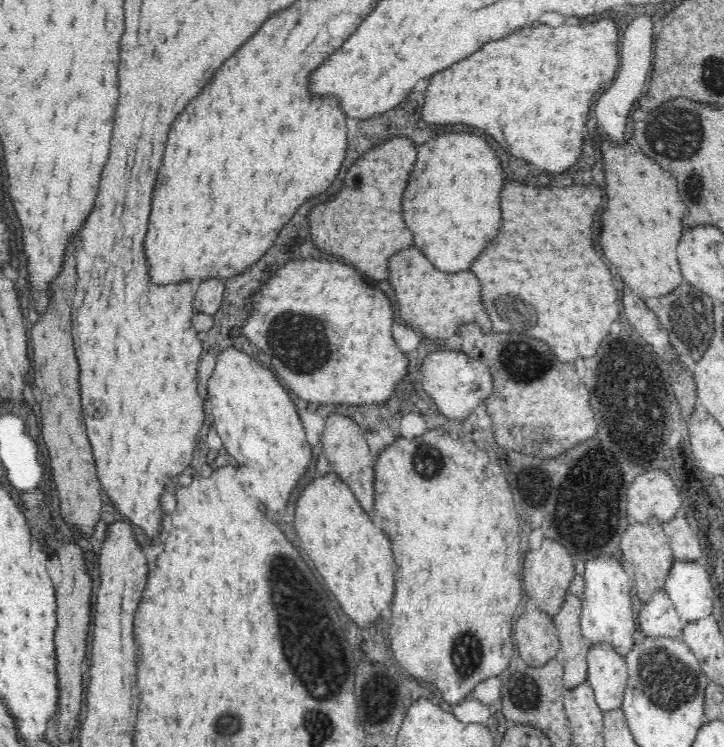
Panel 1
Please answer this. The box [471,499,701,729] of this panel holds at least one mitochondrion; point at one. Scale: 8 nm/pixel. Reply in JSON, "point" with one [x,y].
{"point":[527,696]}

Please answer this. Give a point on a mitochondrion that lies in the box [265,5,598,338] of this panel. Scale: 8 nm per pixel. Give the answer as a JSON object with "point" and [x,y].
{"point":[511,310]}

